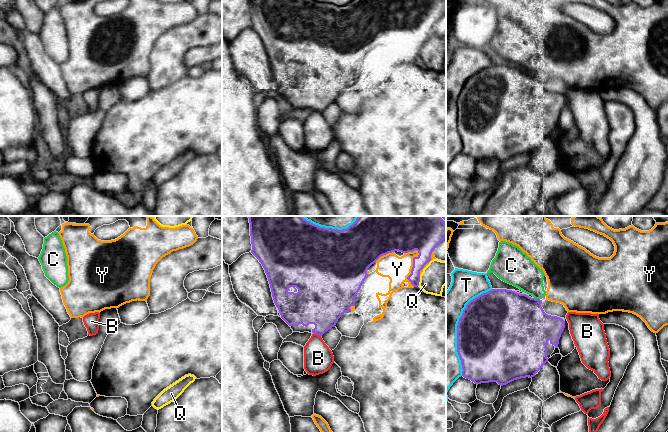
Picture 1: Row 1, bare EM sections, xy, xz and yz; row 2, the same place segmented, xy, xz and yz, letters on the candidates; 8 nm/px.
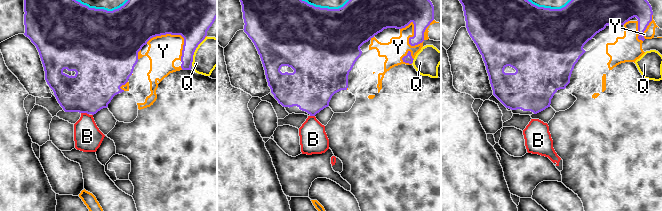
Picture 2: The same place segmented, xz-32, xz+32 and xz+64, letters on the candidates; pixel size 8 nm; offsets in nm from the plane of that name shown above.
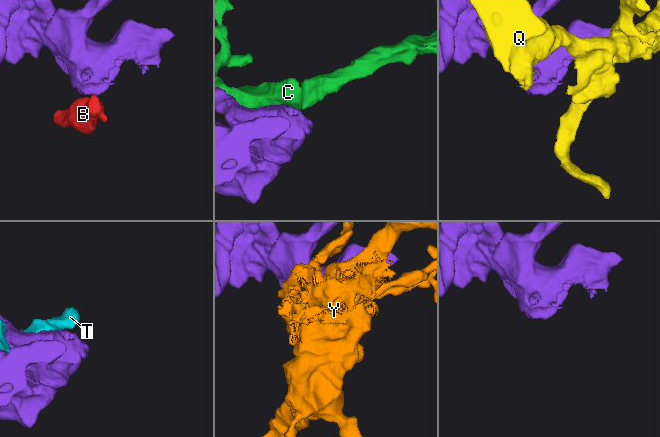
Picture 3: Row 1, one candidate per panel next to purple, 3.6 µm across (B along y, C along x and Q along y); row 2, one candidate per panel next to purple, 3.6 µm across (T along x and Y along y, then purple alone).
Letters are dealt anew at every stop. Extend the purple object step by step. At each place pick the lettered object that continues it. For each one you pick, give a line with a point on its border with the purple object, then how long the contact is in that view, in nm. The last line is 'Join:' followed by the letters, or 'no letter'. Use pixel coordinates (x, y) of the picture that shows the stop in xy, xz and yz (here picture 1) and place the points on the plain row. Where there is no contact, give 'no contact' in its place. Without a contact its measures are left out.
Join: no letter

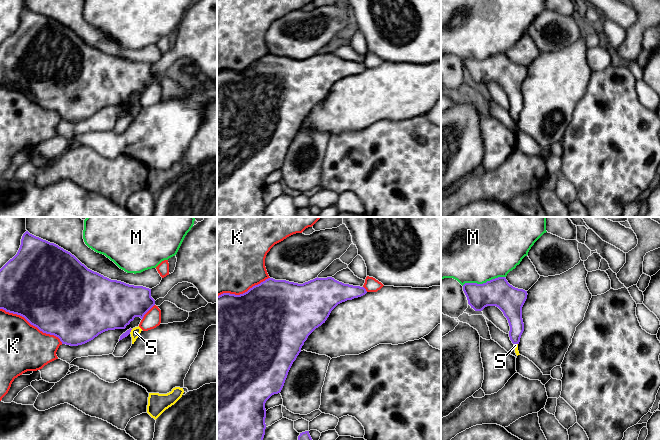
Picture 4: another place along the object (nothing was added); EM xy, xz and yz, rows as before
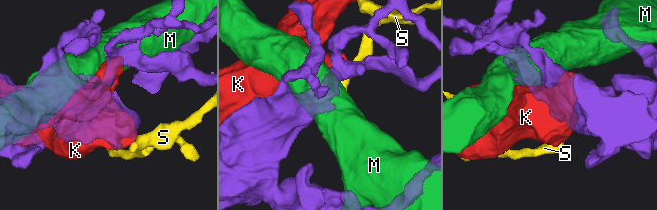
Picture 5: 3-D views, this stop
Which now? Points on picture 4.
Join: no letter

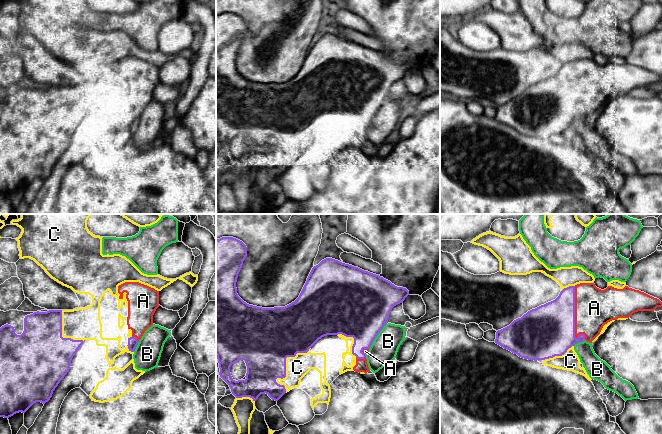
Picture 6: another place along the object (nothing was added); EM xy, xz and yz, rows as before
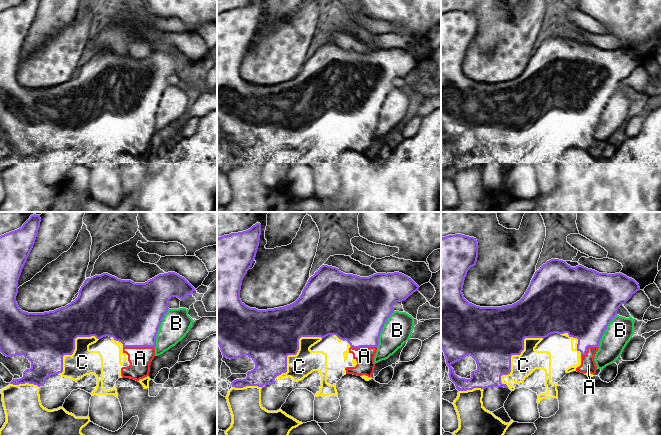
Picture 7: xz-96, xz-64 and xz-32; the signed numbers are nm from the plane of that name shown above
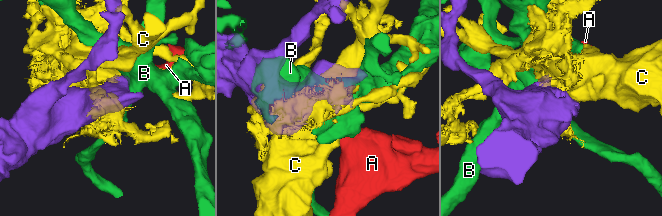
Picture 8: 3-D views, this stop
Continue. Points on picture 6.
A: contact yz (574, 94); length 440 nm
Join: A

